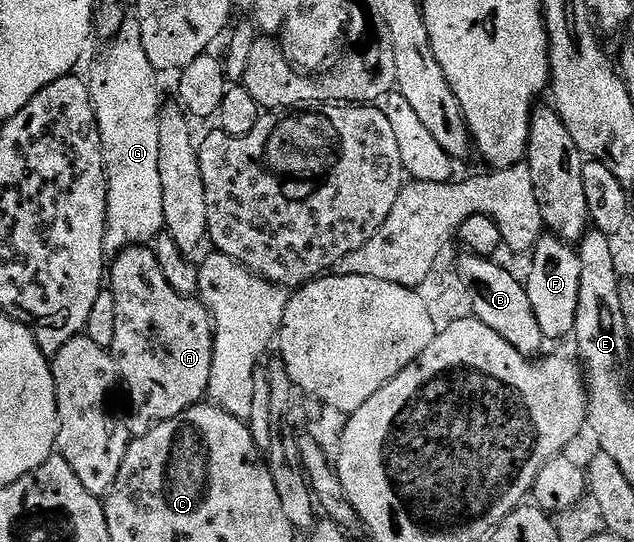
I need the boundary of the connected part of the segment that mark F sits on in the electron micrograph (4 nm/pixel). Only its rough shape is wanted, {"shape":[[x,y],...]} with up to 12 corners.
{"shape":[[543,234],[524,283],[543,337],[569,337],[580,298],[575,245]]}

